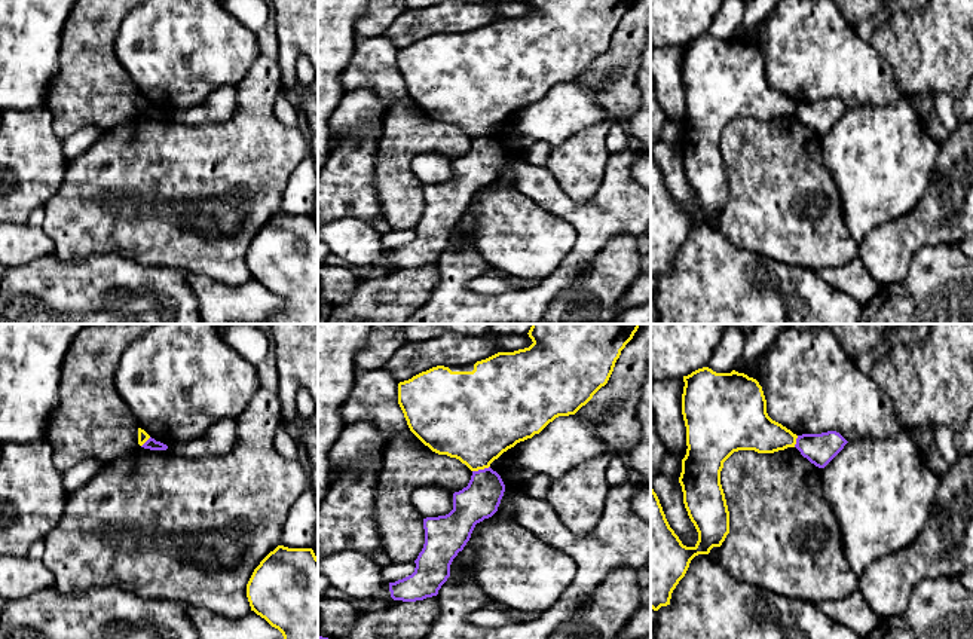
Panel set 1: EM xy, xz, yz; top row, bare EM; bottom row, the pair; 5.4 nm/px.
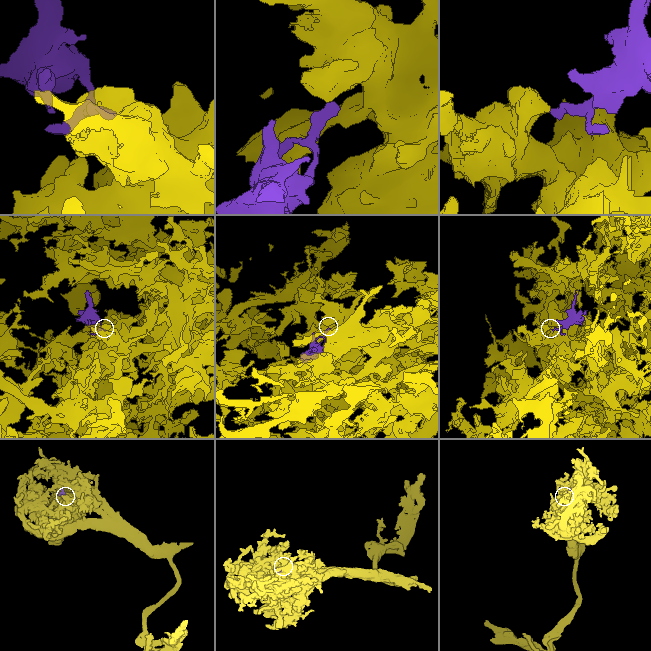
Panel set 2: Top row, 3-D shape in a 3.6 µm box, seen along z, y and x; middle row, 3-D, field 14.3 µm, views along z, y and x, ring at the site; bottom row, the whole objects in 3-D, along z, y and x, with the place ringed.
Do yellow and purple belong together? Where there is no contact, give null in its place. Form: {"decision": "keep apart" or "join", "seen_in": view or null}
{"decision": "keep apart", "seen_in": "xz"}

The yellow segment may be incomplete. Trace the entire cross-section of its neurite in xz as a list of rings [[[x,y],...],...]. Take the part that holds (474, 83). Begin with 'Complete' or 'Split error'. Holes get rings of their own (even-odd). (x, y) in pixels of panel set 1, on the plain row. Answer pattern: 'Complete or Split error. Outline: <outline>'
Split error. Outline: [[[527,0],[532,12],[465,33],[437,33],[398,51],[398,71],[410,98],[432,119],[459,126],[471,138],[489,135],[504,119],[539,101],[559,83],[575,82],[608,51],[634,0]]]

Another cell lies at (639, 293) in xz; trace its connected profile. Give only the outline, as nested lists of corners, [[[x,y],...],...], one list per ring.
[[[642,273],[618,300],[618,312],[651,302],[651,273]]]

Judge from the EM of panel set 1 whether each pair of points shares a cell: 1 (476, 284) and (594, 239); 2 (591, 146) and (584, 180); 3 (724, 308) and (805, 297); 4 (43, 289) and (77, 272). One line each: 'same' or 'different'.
1: different
2: same
3: same
4: same

